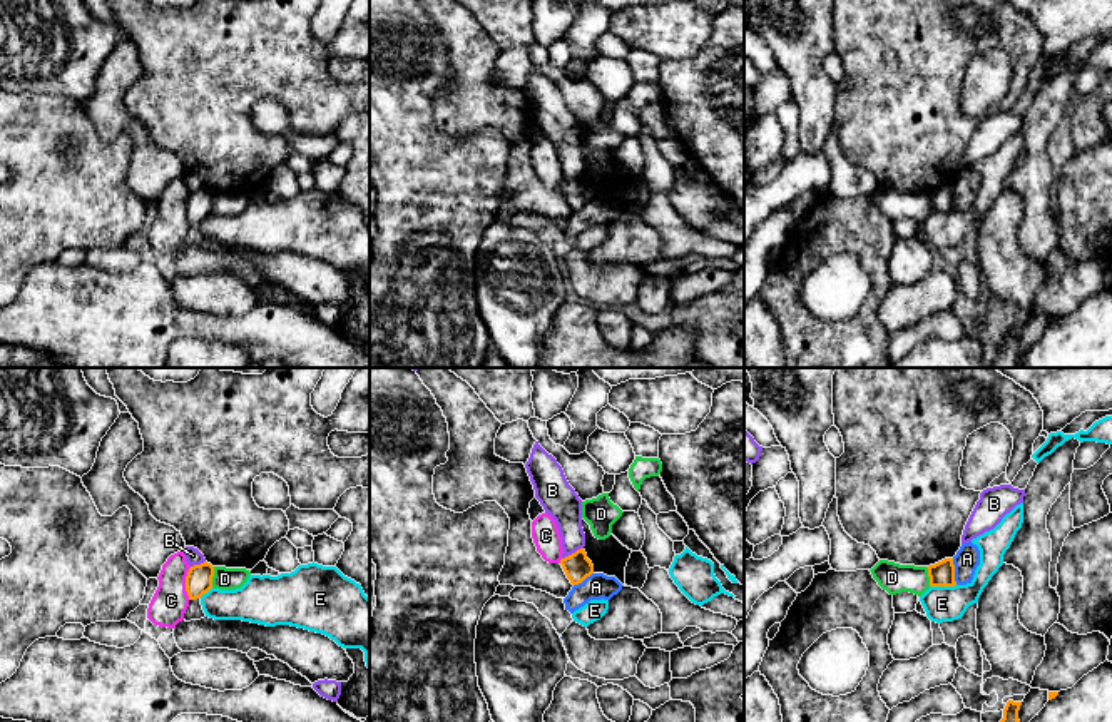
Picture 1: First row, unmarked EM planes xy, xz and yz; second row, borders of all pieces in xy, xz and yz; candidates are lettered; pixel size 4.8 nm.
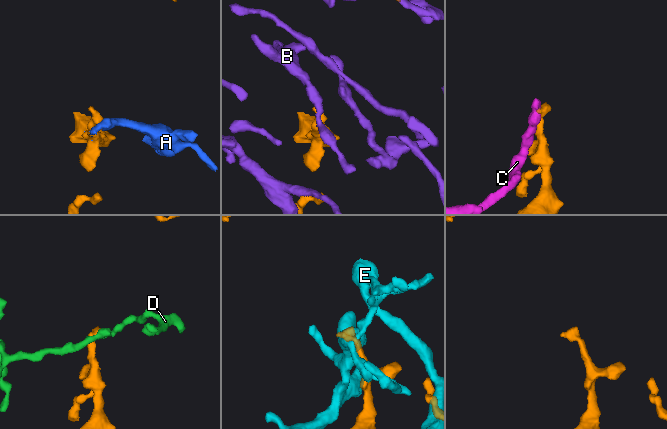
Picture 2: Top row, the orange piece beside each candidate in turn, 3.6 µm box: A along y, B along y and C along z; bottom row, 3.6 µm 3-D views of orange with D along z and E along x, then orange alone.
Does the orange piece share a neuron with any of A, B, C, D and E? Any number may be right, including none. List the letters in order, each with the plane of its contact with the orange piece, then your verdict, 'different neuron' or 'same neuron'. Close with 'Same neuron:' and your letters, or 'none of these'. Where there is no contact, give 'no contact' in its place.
A: meets orange in yz; different neuron
B: meets orange in xz; different neuron
C: meets orange in xy; different neuron
D: meets orange in xy; different neuron
E: meets orange in yz; different neuron
Same neuron: none of these

